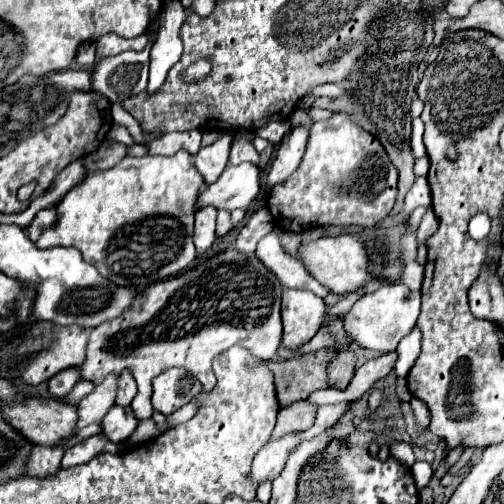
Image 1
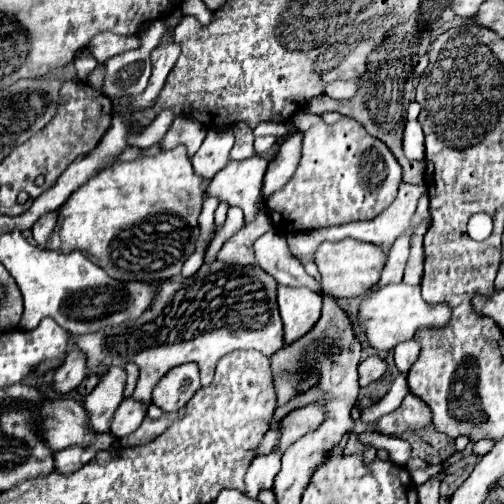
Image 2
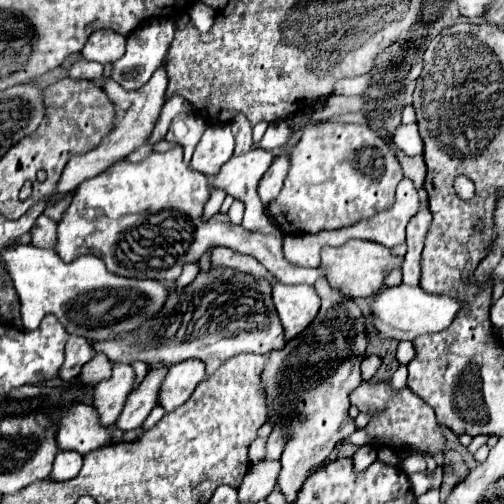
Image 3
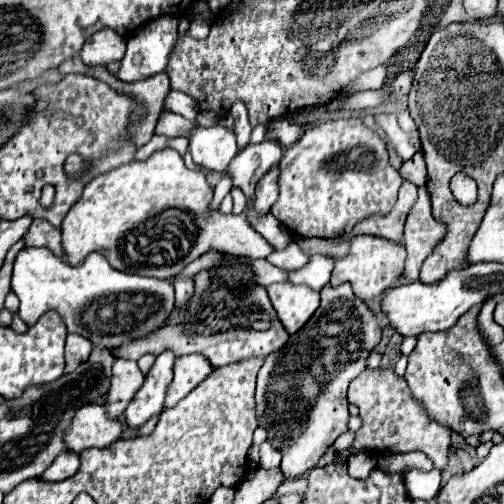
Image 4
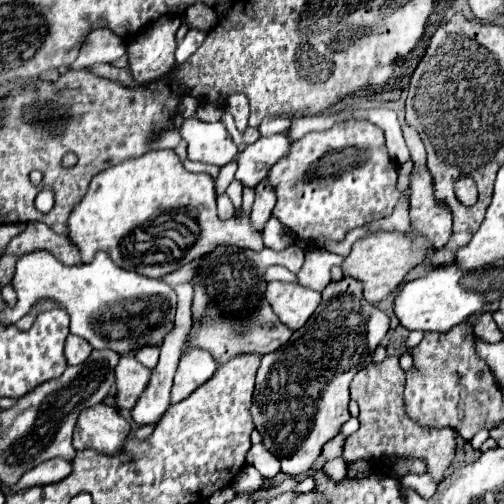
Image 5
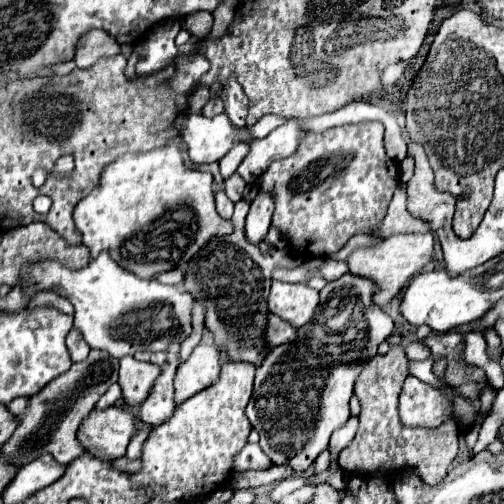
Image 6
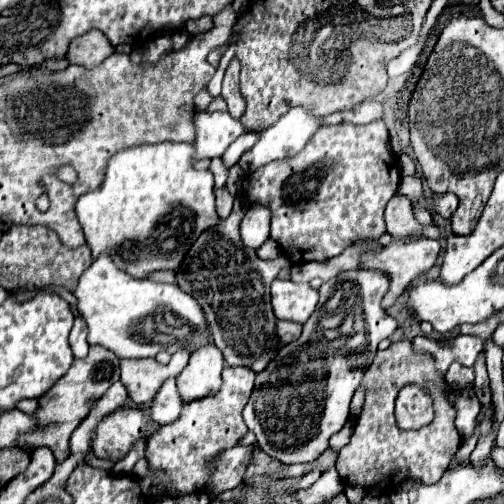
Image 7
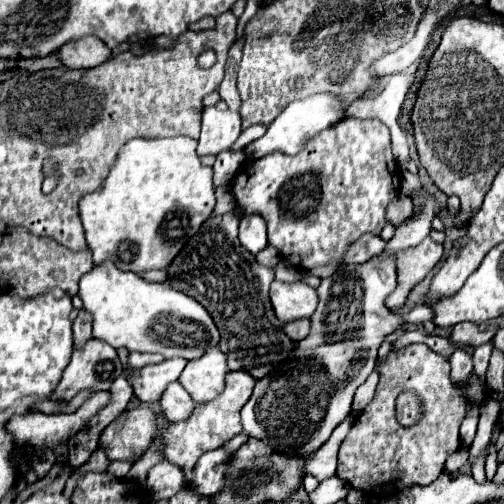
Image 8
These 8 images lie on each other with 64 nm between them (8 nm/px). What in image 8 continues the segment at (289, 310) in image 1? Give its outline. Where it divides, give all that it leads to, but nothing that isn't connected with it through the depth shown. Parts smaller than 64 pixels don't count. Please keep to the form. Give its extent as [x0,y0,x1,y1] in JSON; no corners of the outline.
[270,282,318,322]

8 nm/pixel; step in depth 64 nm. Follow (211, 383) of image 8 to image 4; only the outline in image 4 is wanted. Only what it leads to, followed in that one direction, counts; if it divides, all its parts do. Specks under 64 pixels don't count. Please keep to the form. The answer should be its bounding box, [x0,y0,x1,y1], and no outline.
[164,354,212,408]

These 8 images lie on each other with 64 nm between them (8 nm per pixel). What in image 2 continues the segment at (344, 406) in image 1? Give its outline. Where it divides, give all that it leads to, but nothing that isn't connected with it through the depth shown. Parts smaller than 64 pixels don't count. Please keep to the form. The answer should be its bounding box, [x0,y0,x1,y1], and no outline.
[276,404,324,450]

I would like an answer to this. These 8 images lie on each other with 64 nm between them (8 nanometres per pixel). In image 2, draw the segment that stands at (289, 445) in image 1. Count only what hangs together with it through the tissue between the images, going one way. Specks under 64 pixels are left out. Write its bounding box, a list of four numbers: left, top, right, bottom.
[246,450,280,498]

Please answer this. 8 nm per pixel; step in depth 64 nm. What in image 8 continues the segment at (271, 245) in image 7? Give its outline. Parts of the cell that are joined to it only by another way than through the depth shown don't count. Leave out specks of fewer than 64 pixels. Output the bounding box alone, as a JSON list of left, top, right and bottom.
[256,244,280,266]

